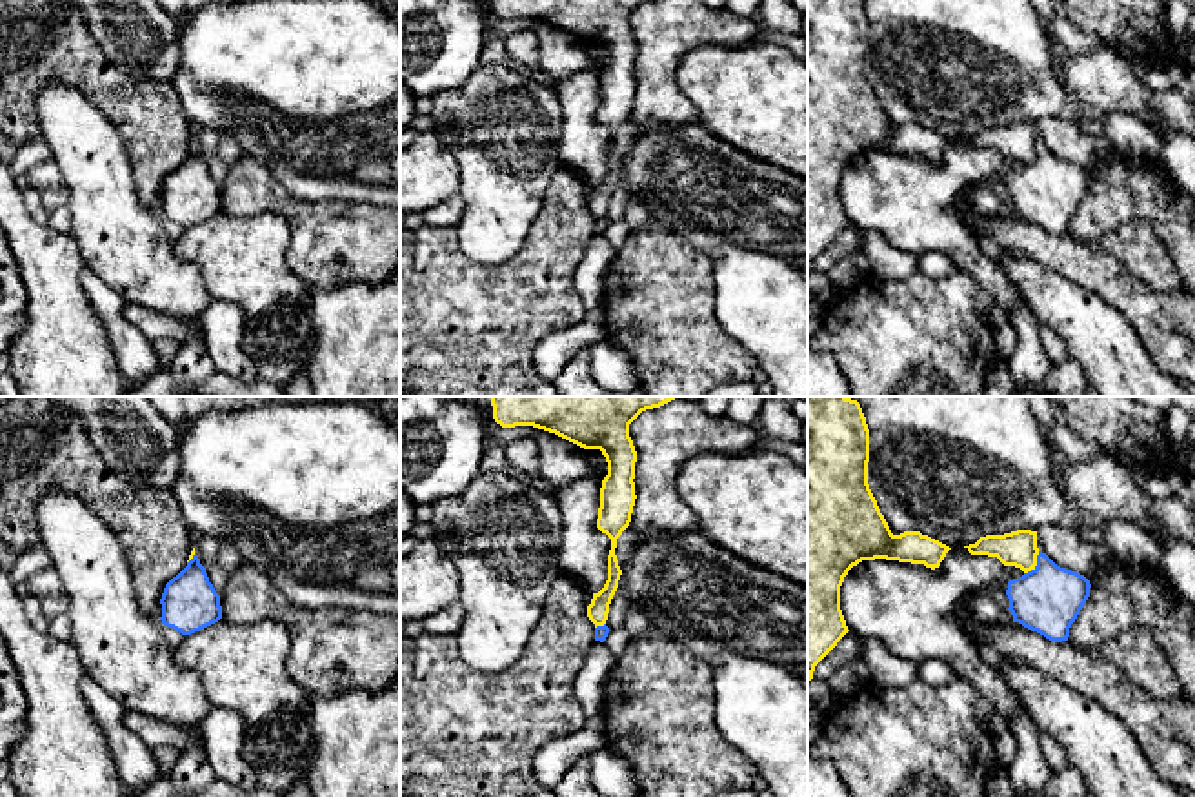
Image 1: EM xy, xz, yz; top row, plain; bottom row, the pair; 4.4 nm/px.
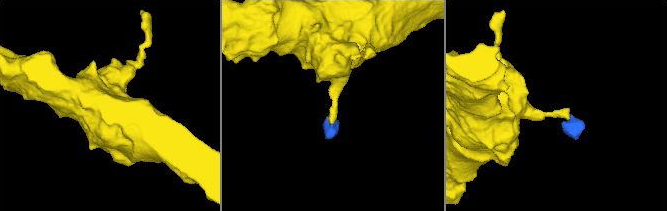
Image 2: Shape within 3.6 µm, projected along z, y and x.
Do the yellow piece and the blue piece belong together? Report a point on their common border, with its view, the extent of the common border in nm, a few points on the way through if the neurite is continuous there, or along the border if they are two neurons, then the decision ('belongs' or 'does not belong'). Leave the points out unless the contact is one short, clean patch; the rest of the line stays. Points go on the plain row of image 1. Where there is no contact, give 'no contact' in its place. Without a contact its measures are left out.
yz (1035, 157) | 120 nm | along yz (1039, 144), (1037, 155), (1024, 166) | does not belong

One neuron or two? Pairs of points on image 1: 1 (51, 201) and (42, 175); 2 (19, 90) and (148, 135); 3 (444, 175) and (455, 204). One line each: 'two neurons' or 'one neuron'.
1: one neuron
2: one neuron
3: two neurons

